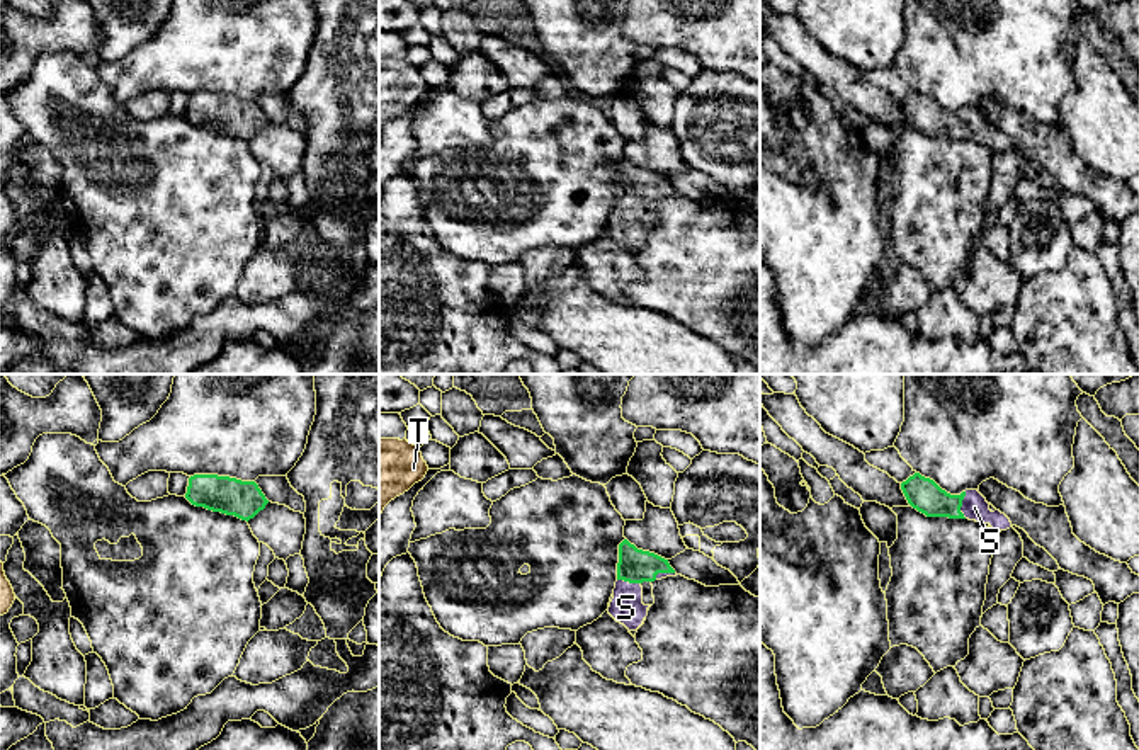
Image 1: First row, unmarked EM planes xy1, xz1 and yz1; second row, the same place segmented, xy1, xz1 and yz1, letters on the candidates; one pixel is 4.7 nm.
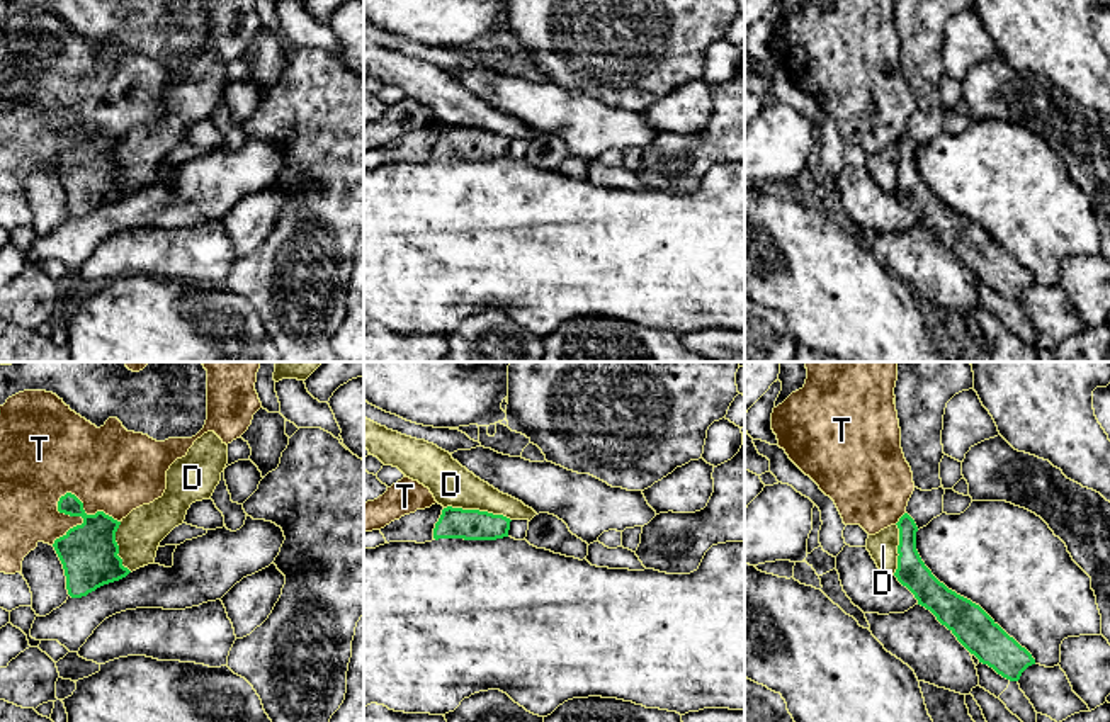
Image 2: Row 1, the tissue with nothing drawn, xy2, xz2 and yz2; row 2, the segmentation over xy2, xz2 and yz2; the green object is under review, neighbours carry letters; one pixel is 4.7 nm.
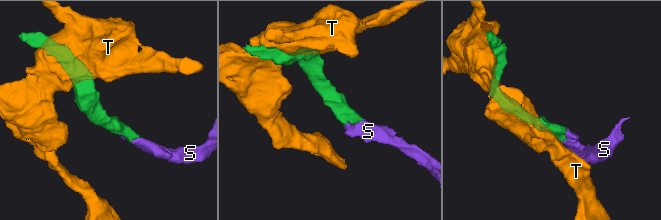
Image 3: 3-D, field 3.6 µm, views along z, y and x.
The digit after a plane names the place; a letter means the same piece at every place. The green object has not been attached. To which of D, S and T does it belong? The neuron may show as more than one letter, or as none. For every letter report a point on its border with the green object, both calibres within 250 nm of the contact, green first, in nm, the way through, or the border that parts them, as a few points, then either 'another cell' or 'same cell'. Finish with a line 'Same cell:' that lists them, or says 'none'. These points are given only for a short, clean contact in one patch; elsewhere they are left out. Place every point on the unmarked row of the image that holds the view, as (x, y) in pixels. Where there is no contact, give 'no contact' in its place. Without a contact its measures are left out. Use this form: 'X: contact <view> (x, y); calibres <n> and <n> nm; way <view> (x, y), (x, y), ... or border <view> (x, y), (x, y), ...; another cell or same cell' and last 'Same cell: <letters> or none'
D: contact xz2 (478, 129); calibres 140 and 200 nm; border xz2 (444, 126), (487, 129), (502, 133), (510, 140); another cell
S: contact yz1 (961, 124); calibres 160 and 130 nm; way yz1 (925, 114), (939, 123), (961, 124), (974, 126); same cell
T: contact xy2 (58, 121); calibres 220 and 440 nm; another cell
Same cell: S

